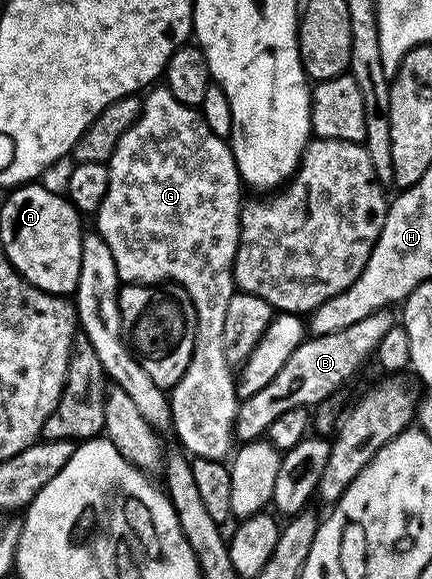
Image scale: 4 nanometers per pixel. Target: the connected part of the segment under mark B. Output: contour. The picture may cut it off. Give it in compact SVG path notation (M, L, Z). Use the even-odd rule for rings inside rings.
M387 308L364 316L364 320L360 320L360 324L352 324L352 328L307 337L292 352L287 363L270 383L251 398L241 399L236 423L237 437L243 443L261 439L272 422L277 417L284 416L284 412L297 406L314 408L320 402L333 399L333 394L365 364L366 357L369 354L371 357L377 351L380 340L384 340L388 333L388 328L395 325L395 311Z

